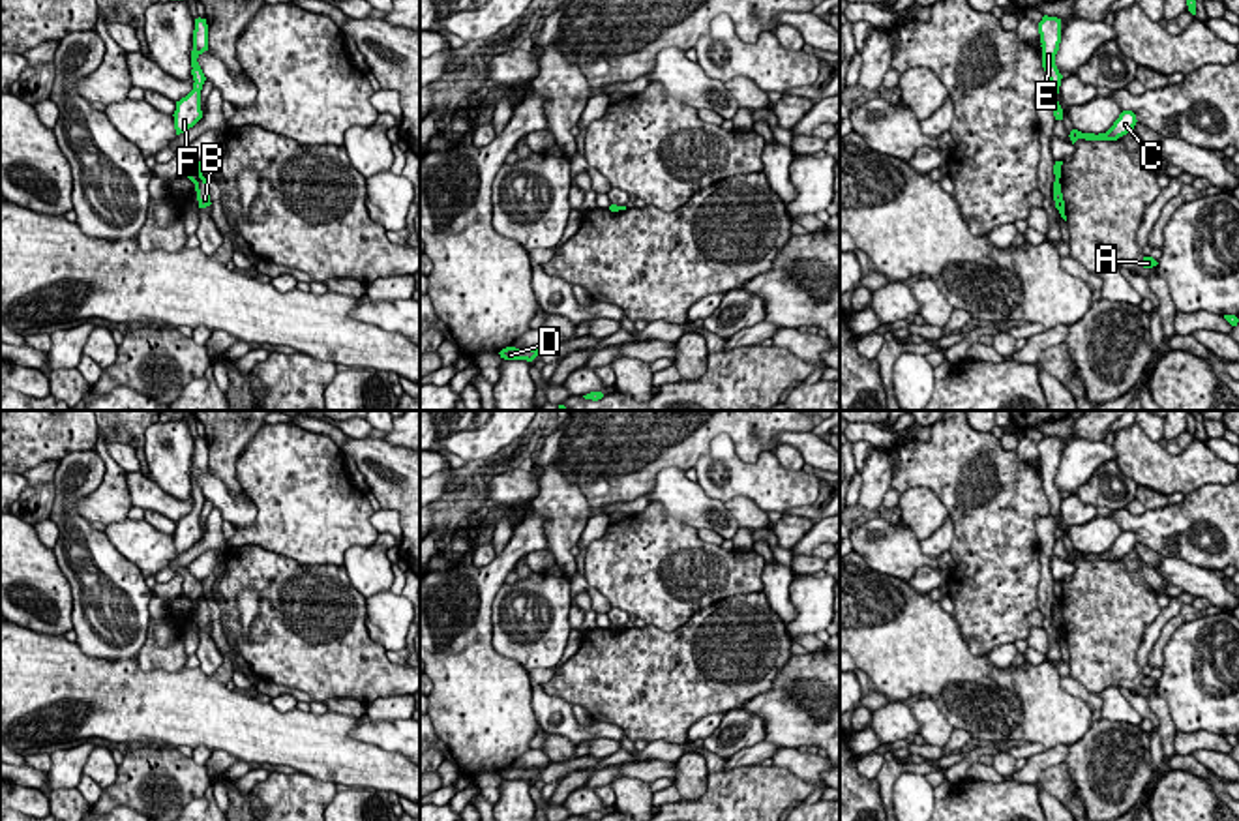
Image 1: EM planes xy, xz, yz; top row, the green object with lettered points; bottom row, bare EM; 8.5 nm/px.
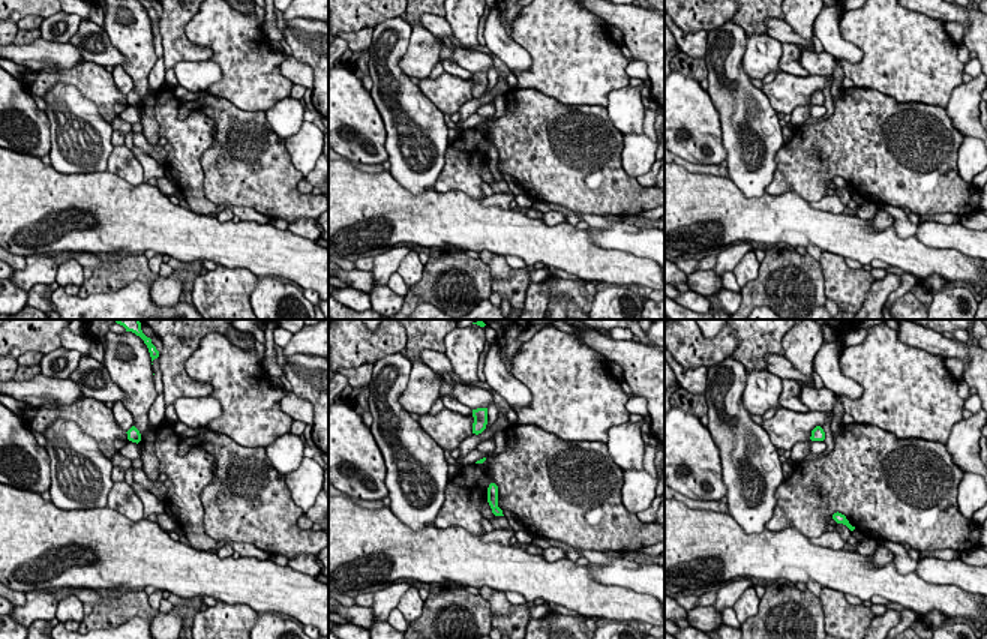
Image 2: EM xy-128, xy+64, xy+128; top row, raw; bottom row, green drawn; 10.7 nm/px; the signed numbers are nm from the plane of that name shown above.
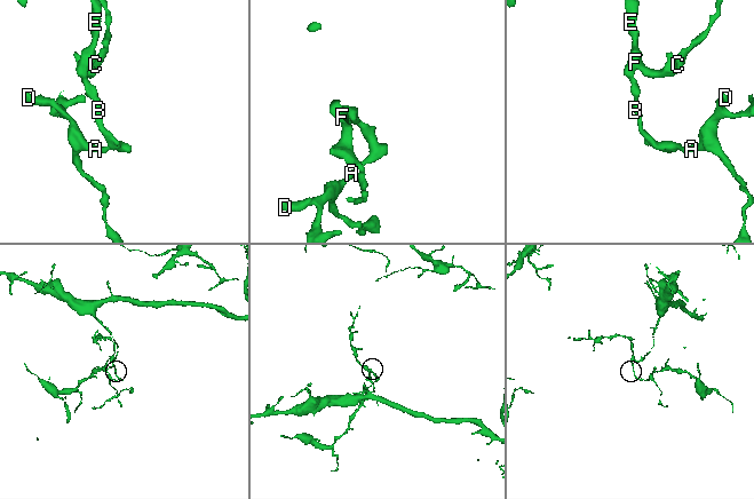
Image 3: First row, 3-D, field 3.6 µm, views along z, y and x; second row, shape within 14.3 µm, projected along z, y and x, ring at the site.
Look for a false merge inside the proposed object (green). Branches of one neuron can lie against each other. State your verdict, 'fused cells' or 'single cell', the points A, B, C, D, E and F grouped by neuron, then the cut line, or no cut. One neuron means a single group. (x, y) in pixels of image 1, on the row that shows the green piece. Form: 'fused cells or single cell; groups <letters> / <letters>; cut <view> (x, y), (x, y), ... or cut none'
fused cells; groups A B D / C E F; cut xy (203, 177), (194, 182)

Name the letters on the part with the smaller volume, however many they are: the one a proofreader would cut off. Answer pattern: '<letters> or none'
A, B, D

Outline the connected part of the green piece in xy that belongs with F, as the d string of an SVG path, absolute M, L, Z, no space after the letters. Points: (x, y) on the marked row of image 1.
M195 19L195 30L193 30L193 51L191 51L191 75L193 75L193 90L176 101L176 111L174 111L174 129L176 135L187 131L193 127L201 118L201 90L206 81L197 58L208 51L208 24L206 19Z

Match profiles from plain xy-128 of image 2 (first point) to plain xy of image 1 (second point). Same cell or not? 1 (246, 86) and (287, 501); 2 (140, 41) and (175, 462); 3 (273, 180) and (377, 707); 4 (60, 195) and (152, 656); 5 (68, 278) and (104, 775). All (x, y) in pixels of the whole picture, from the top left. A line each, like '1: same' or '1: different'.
1: same
2: same
3: different
4: different
5: same

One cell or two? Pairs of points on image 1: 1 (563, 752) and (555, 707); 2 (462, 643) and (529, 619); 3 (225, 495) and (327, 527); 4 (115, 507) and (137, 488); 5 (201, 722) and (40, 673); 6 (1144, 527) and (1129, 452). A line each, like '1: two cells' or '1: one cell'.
1: two cells
2: two cells
3: two cells
4: two cells
5: one cell
6: two cells

